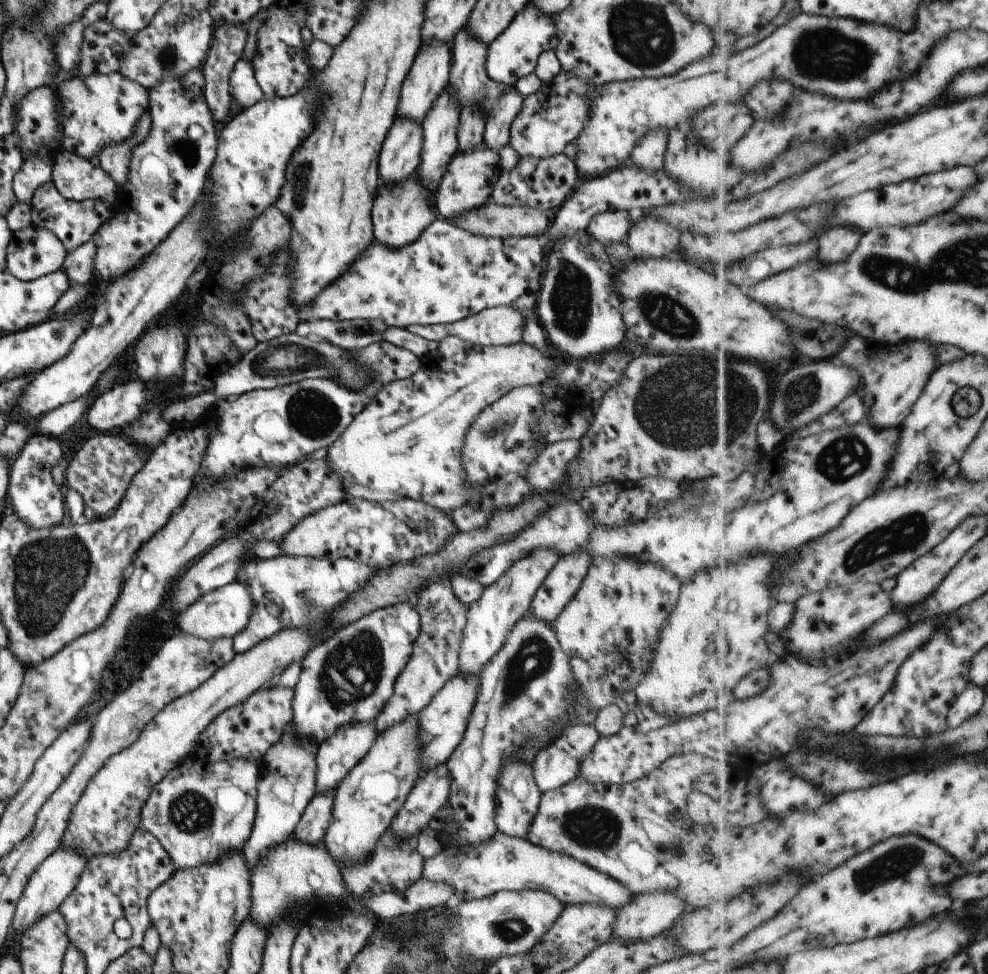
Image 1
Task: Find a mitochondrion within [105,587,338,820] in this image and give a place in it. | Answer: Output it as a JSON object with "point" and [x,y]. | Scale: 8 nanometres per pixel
{"point":[310,606]}

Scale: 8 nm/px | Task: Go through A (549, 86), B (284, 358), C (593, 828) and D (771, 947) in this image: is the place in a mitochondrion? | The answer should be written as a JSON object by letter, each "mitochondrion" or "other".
{"A":"other","B":"mitochondrion","C":"mitochondrion","D":"other"}

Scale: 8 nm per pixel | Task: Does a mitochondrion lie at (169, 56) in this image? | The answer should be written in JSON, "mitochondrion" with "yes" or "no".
{"mitochondrion":"yes"}

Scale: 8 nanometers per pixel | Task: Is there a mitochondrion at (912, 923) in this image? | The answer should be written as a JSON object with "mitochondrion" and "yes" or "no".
{"mitochondrion":"no"}

